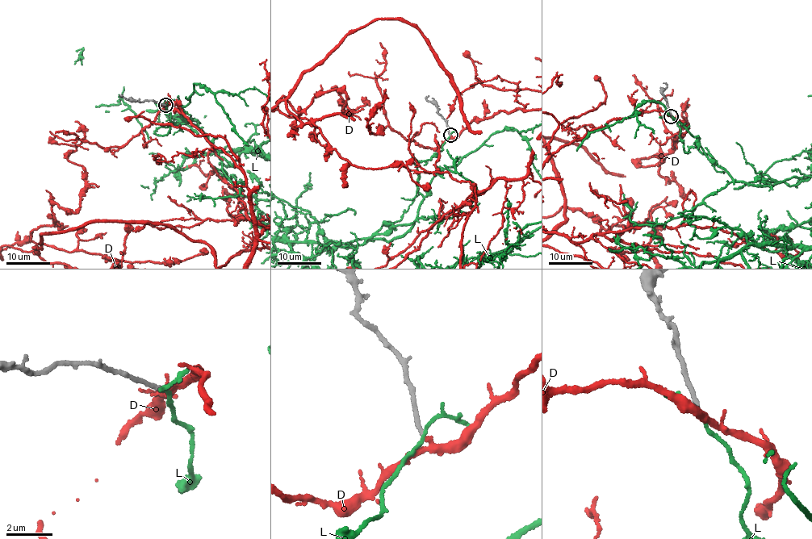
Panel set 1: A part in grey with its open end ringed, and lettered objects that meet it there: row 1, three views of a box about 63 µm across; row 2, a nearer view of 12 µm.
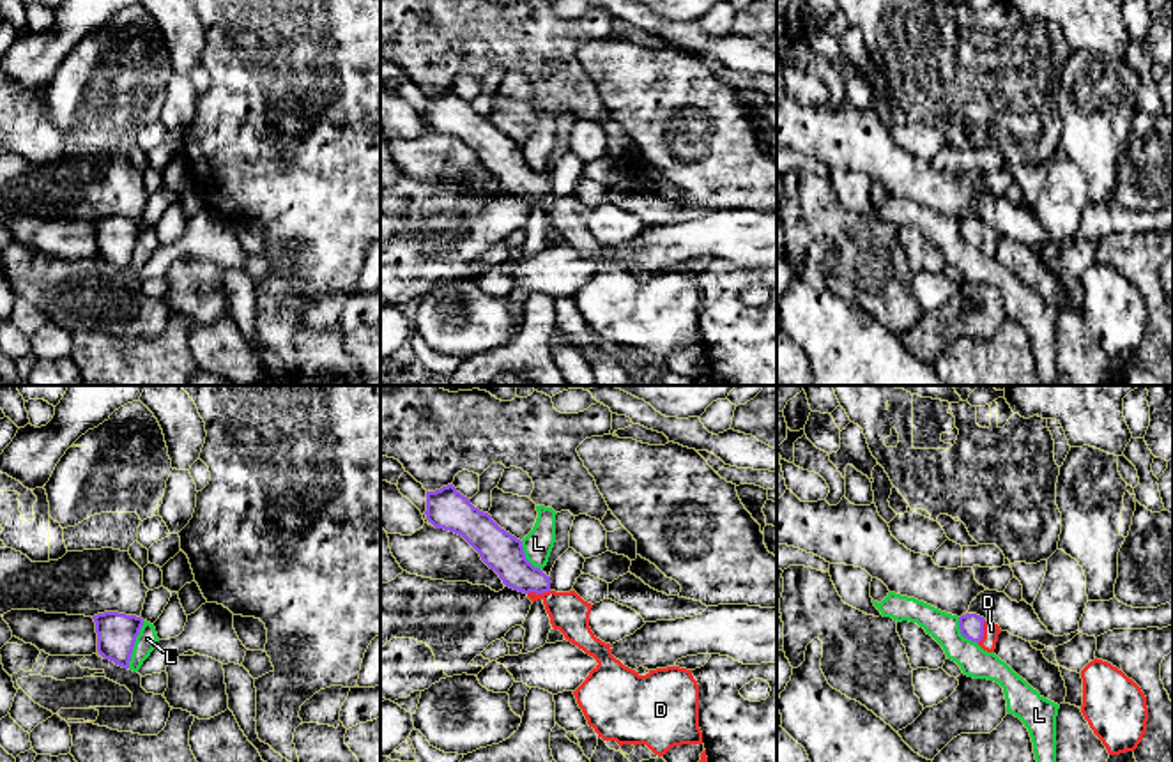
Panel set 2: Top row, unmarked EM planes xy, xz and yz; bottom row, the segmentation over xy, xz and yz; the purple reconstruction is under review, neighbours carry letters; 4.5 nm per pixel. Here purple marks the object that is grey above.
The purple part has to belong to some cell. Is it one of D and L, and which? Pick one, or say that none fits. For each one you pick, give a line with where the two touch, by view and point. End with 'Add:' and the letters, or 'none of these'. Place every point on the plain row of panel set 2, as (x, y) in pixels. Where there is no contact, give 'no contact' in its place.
D: contact xz (538, 197)
Add: D

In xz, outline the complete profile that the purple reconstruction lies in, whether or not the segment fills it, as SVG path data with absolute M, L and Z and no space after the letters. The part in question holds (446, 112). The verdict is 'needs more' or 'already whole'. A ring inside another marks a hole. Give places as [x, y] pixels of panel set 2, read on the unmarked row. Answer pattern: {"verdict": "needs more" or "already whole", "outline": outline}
{"verdict": "needs more", "outline": "M453 88L435 95L426 95L426 124L435 133L444 133L462 140L494 173L502 187L524 196L533 207L541 203L554 233L559 233L568 246L596 263L596 271L586 285L573 295L587 329L603 345L623 348L646 348L655 359L663 361L671 352L681 348L702 348L699 332L699 288L692 274L667 271L649 274L646 279L625 271L612 260L610 248L594 240L589 232L593 209L584 205L575 194L556 196L550 193L550 180L534 171L524 157L522 145L501 133L488 117L479 115Z"}

